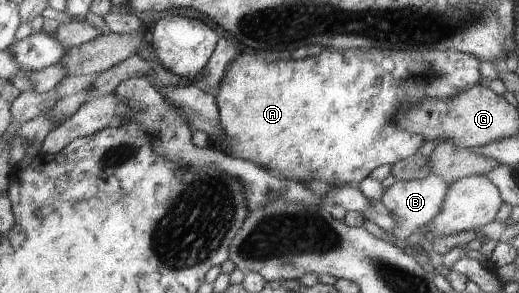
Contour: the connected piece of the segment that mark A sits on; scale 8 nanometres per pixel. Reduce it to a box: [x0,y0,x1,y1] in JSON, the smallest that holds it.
[208,48,487,187]

